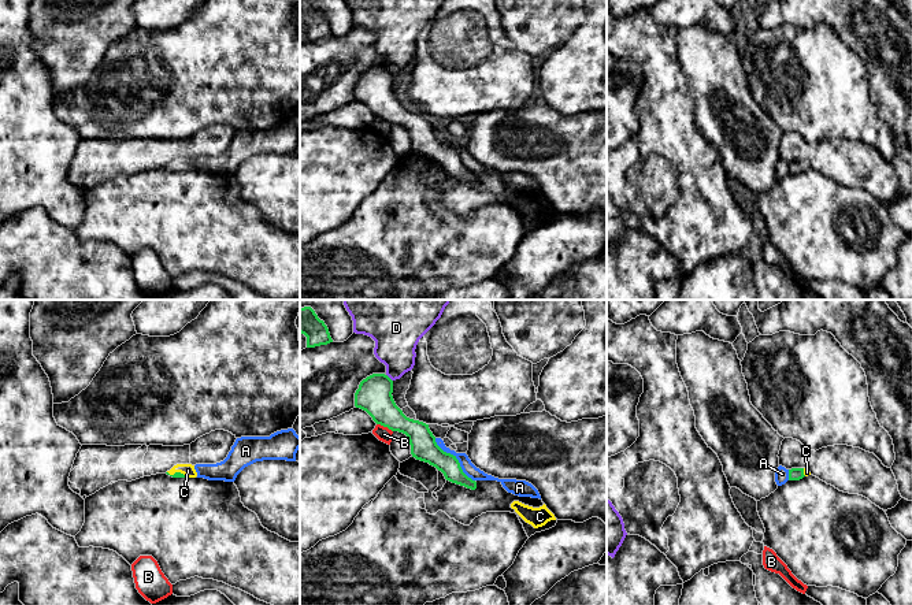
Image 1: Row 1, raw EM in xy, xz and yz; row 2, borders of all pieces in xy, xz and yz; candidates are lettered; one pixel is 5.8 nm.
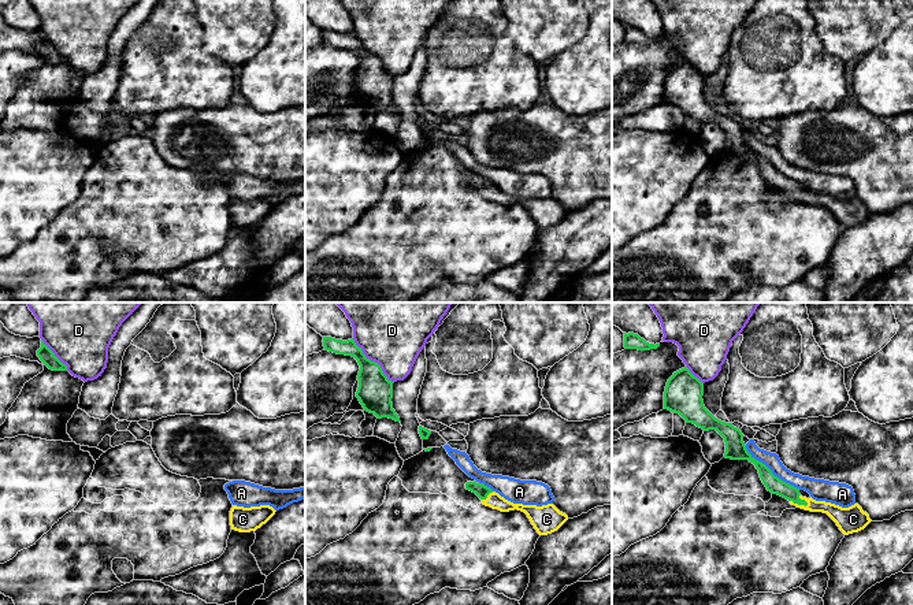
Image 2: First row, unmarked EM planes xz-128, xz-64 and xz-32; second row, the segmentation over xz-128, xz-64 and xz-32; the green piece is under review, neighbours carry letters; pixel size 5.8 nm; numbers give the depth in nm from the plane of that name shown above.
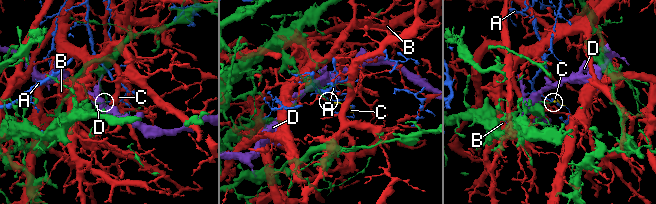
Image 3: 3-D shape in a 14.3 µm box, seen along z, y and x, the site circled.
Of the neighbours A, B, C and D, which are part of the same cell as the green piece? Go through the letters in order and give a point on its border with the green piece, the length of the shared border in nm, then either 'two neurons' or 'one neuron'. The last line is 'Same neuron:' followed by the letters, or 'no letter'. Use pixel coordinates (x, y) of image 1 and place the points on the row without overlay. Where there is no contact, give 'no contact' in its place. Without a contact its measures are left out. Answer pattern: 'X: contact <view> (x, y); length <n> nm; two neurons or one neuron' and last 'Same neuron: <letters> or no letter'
A: contact xz (456, 152); length 340 nm; two neurons
B: contact xz (385, 119); length 110 nm; two neurons
C: contact xy (177, 166); length 120 nm; one neuron
D: contact xz (389, 71); length 60 nm; two neurons
Same neuron: C

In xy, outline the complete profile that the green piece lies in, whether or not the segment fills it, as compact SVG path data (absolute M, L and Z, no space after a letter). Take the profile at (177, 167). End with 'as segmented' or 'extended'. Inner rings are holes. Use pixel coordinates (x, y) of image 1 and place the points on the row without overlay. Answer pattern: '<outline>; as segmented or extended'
M177 157L167 164L173 171L196 171L197 166L192 157Z; extended

